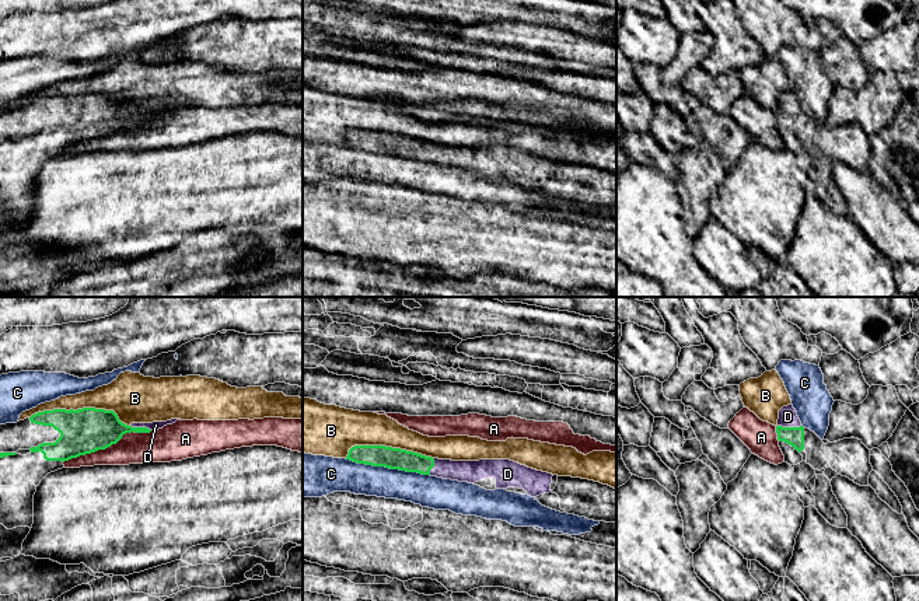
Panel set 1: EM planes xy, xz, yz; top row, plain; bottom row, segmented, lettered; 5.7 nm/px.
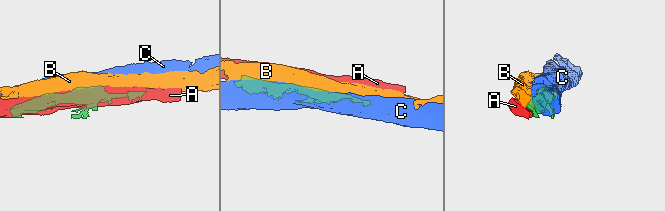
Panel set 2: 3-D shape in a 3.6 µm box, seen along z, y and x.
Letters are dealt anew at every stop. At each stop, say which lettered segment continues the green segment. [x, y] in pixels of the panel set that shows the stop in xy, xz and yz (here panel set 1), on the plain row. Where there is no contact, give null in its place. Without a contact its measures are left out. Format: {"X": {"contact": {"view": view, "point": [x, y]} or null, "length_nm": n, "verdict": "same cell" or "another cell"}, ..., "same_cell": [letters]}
{"A": {"contact": {"view": "xy", "point": [108, 132]}, "length_nm": 550, "verdict": "another cell"}, "B": {"contact": {"view": "xy", "point": [80, 95]}, "length_nm": 600, "verdict": "another cell"}, "C": {"contact": {"view": "xz", "point": [387, 153]}, "length_nm": 500, "verdict": "another cell"}, "D": {"contact": {"view": "yz", "point": [790, 114]}, "length_nm": 140, "verdict": "same cell"}, "same_cell": ["D"]}

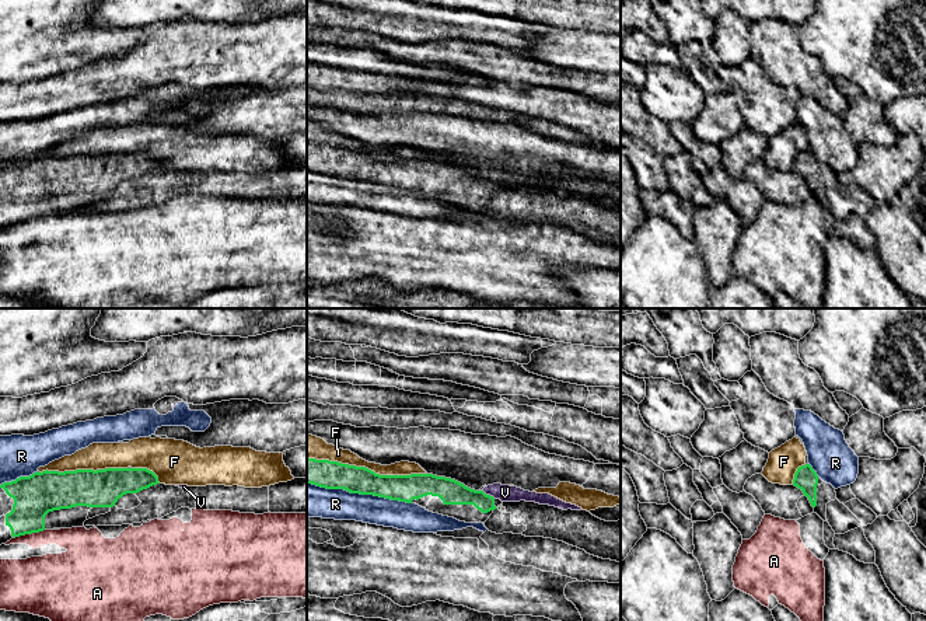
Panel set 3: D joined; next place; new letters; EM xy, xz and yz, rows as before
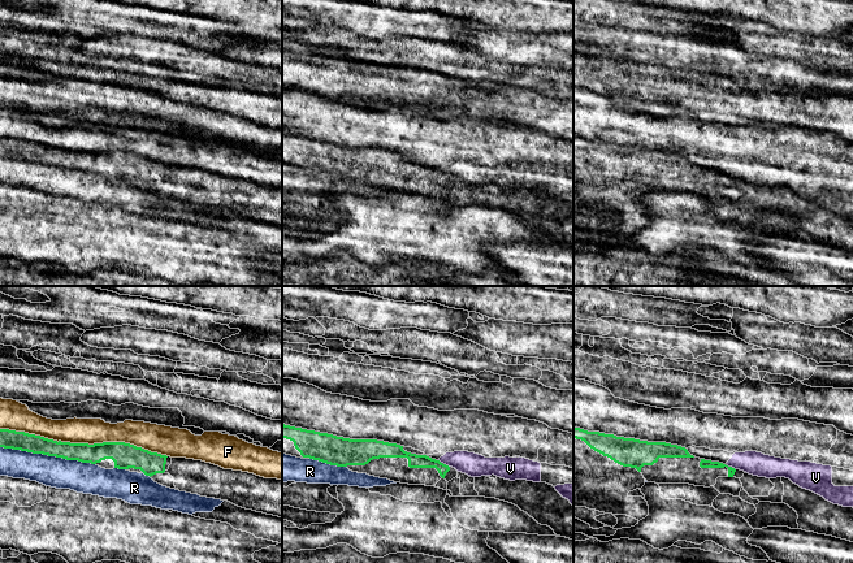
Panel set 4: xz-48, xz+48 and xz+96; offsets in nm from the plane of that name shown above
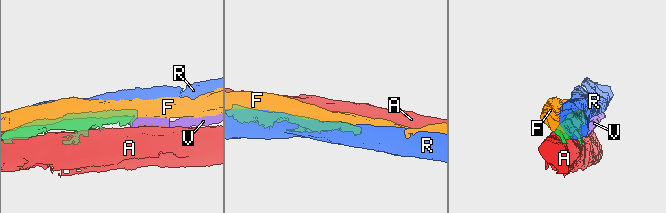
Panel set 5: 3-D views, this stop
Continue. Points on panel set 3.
{"A": {"contact": {"view": "xy", "point": [30, 219]}, "length_nm": 180, "verdict": "another cell"}, "F": {"contact": {"view": "xz", "point": [367, 154]}, "length_nm": 700, "verdict": "another cell"}, "R": {"contact": {"view": "xz", "point": [359, 178]}, "length_nm": 600, "verdict": "another cell"}, "V": {"contact": {"view": "xz", "point": [489, 181]}, "length_nm": 90, "verdict": "another cell"}, "same_cell": []}

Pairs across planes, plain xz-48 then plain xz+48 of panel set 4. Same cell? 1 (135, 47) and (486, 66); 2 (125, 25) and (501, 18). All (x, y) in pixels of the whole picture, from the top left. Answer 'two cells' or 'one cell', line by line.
1: one cell
2: two cells

